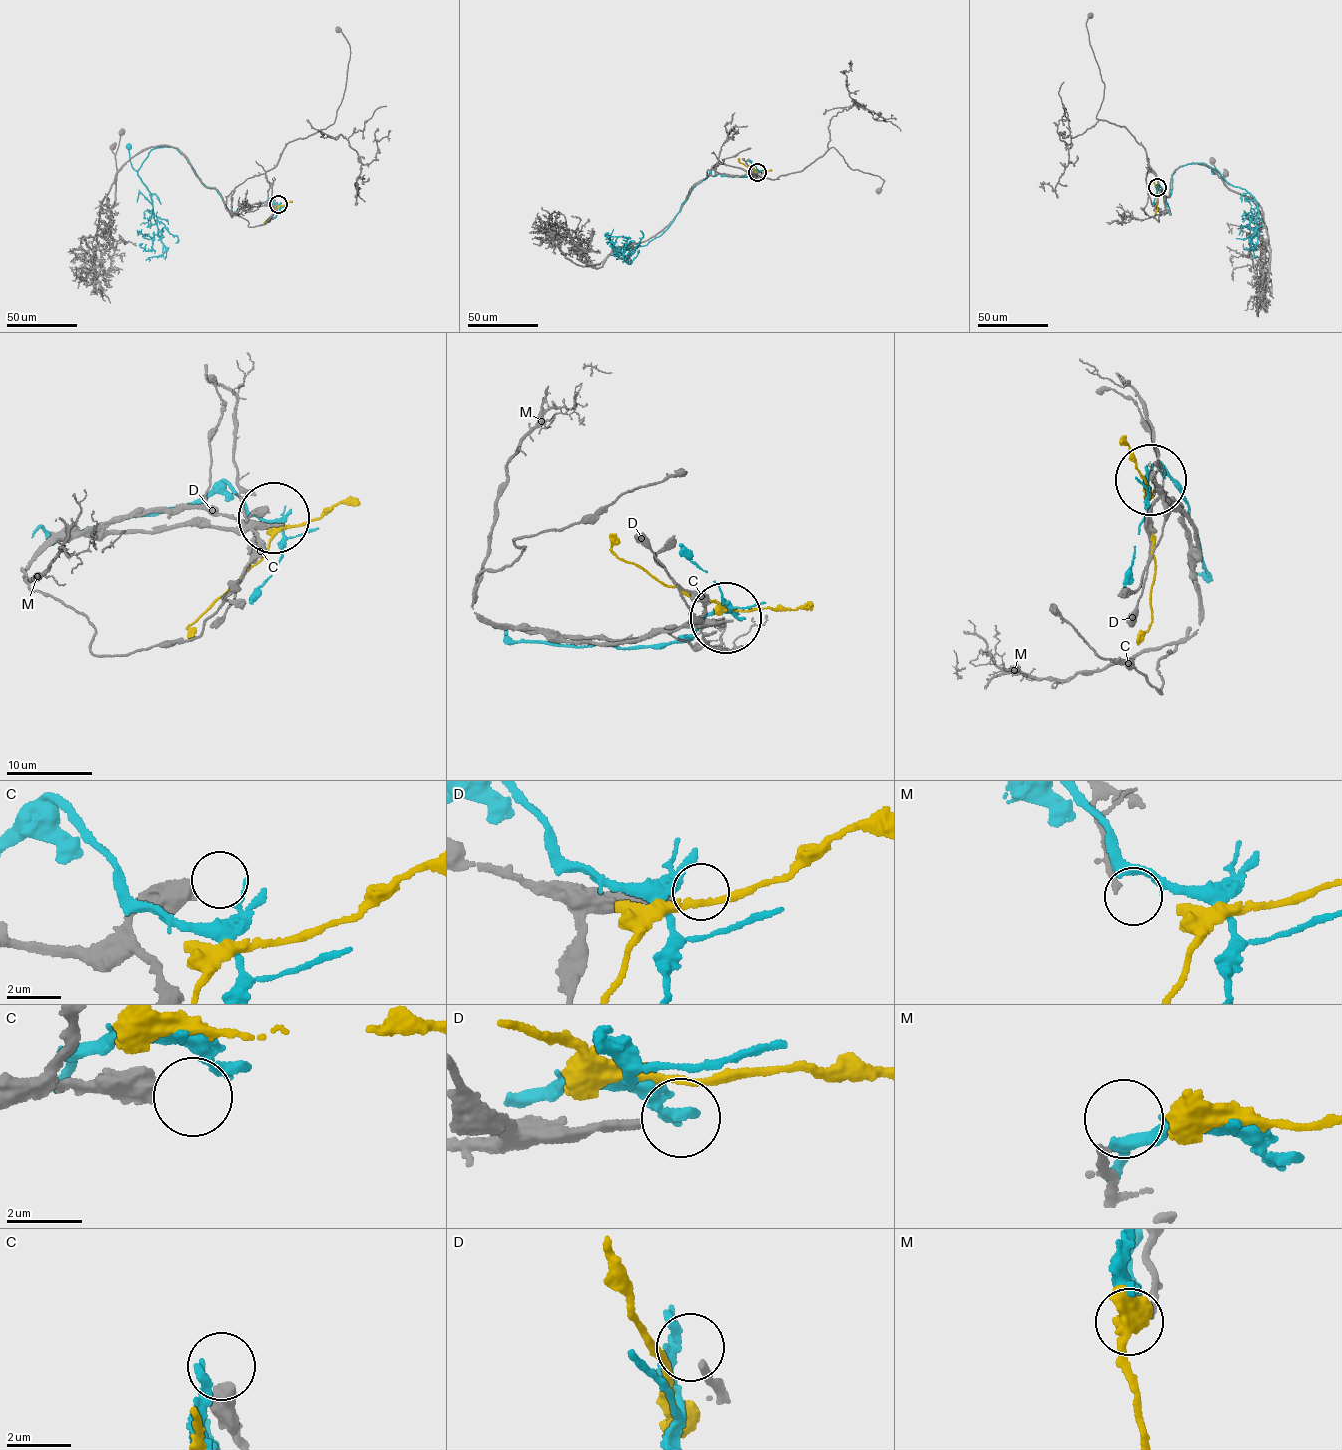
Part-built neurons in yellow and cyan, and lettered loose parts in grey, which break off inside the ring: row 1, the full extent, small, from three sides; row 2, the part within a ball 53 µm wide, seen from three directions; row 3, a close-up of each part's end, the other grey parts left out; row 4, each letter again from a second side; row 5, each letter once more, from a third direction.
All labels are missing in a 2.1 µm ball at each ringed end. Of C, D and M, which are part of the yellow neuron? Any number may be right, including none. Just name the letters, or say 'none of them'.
none of them

